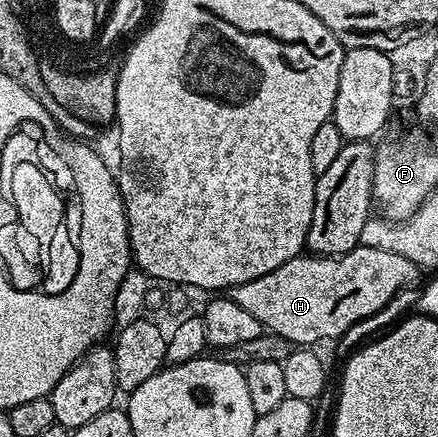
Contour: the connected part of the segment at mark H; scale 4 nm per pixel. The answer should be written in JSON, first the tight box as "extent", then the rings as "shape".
{"extent":[224,246,418,346],"shape":[[[357,246],[342,256],[297,256],[284,262],[284,266],[276,266],[276,270],[268,270],[268,274],[260,274],[260,278],[252,278],[252,282],[225,289],[224,296],[248,310],[267,333],[279,335],[293,346],[318,346],[314,344],[321,340],[337,341],[353,324],[376,314],[403,288],[411,287],[418,275],[418,265],[408,262],[408,258],[400,258],[400,254]]]}

